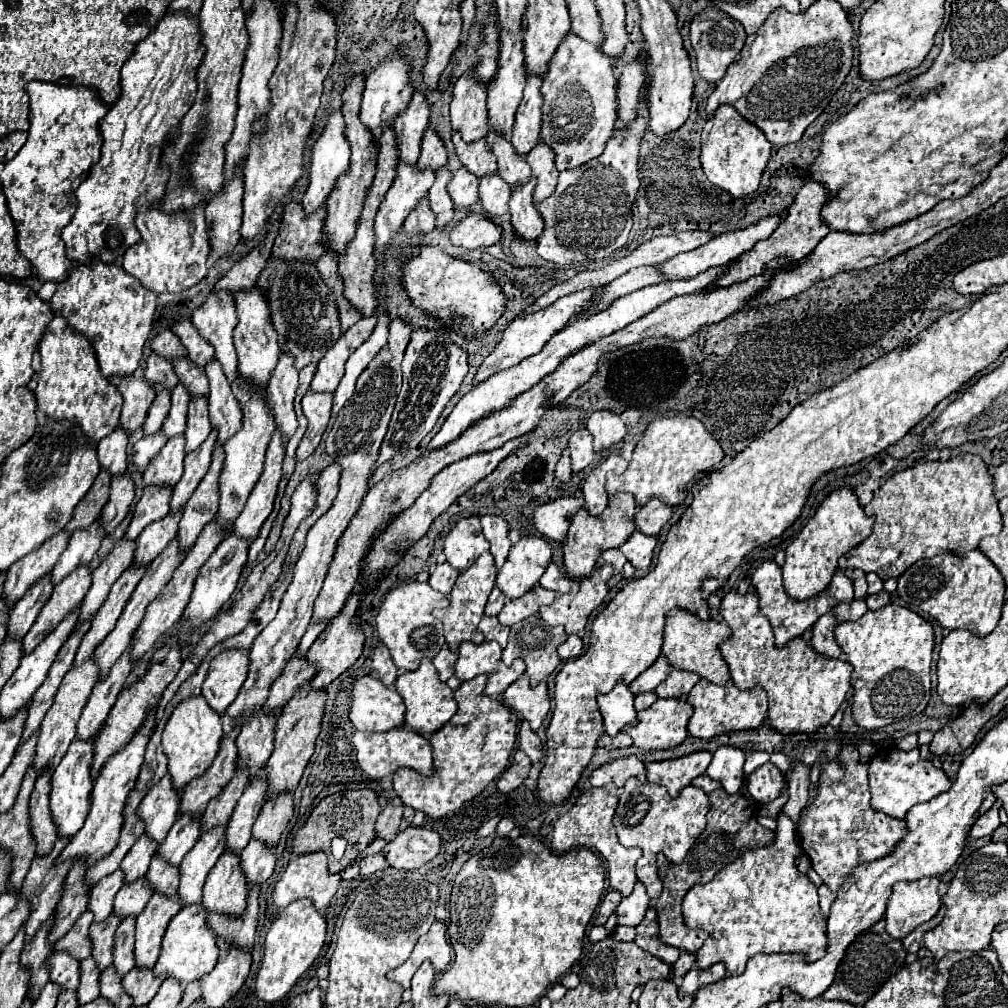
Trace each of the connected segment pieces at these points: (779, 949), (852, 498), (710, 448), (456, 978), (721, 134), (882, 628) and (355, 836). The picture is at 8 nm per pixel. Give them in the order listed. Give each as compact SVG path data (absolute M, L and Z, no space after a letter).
M777 817L779 829L777 839L769 847L749 847L737 857L733 863L717 871L717 875L705 883L695 885L683 899L683 921L689 929L703 929L709 933L703 947L697 951L697 965L707 969L715 963L725 963L731 975L741 975L745 971L745 963L757 953L805 953L807 961L817 961L827 951L827 919L819 909L817 887L809 881L809 877L801 875L795 859L799 853L799 839L793 821L789 817Z
M851 487L837 489L831 493L817 509L817 513L803 527L799 537L785 549L783 587L791 599L803 601L817 597L837 571L837 561L841 555L863 543L873 531L873 517L867 517L857 503L857 495Z
M661 417L649 423L643 439L633 451L633 459L623 475L609 475L607 493L631 493L639 507L657 497L667 505L683 503L687 487L693 479L707 475L723 459L721 445L709 435L703 423L695 417Z
M521 835L517 839L507 839L507 837L497 837L489 847L485 847L483 851L479 851L477 855L473 855L463 869L459 871L459 875L455 877L453 883L453 891L451 891L451 903L449 903L449 939L455 951L455 959L453 965L439 977L439 981L435 981L434 993L436 995L453 995L459 997L463 1001L481 1001L481 1003L501 1003L507 1007L527 1007L533 1005L539 997L543 997L547 993L547 989L551 985L555 985L565 973L567 969L579 959L581 949L583 949L583 937L585 937L585 927L591 921L599 901L601 901L605 893L605 867L603 861L591 851L591 849L569 849L565 853L553 853L549 847L545 847L537 837L533 835Z
M721 105L713 119L709 119L703 127L701 137L701 167L709 183L715 187L727 191L733 197L745 197L757 191L761 173L767 165L767 159L771 155L771 143L765 139L765 135L751 125L729 105Z
M889 603L877 611L867 611L861 619L853 623L839 623L835 629L835 641L841 647L847 663L853 667L851 685L853 685L853 719L859 727L871 731L885 725L891 725L907 715L919 715L931 697L929 689L929 667L933 655L933 627L929 621L919 617L915 611L901 605Z
M347 791L347 793L335 793L325 797L311 813L311 817L305 821L305 825L295 833L293 837L293 849L297 855L305 855L305 853L315 853L315 851L323 851L331 857L331 839L335 837L343 837L347 841L347 849L341 861L329 859L329 869L331 873L339 873L343 871L349 861L353 861L357 857L359 851L363 851L373 839L375 839L375 819L381 813L381 805L377 801L377 795L371 793L363 793L363 791Z

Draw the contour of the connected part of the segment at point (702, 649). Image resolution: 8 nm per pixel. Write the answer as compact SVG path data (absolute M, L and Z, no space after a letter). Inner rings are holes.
M673 609L667 617L665 625L665 635L663 635L663 651L661 655L669 661L671 667L681 669L681 671L693 671L701 679L707 679L715 685L727 685L729 683L729 667L719 651L719 643L723 639L729 639L729 627L725 623L717 623L715 619L701 621L689 611Z

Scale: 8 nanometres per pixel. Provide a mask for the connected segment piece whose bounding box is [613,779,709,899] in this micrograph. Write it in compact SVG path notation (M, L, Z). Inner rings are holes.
M629 779L619 789L619 805L613 817L617 837L619 837L619 843L625 847L641 847L643 855L637 861L637 879L647 887L647 895L651 899L657 899L663 891L663 883L657 877L657 865L655 865L657 853L663 851L671 863L681 863L687 851L691 849L691 845L697 841L697 837L705 831L707 811L709 811L707 793L693 785L685 787L677 799L671 799L661 785L655 785L649 781L639 783L637 779ZM633 819L639 819L639 823L627 825Z

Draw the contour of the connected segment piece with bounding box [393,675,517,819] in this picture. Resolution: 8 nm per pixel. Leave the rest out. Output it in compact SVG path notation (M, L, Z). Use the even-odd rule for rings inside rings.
M479 675L465 681L457 691L455 699L459 703L447 727L431 735L435 775L421 777L411 769L401 769L393 775L393 789L401 801L415 811L427 813L431 819L441 819L443 815L459 809L465 801L479 795L493 779L497 779L511 757L517 737L517 717L513 711L503 707L501 701L487 697L483 693L487 685L487 675Z

